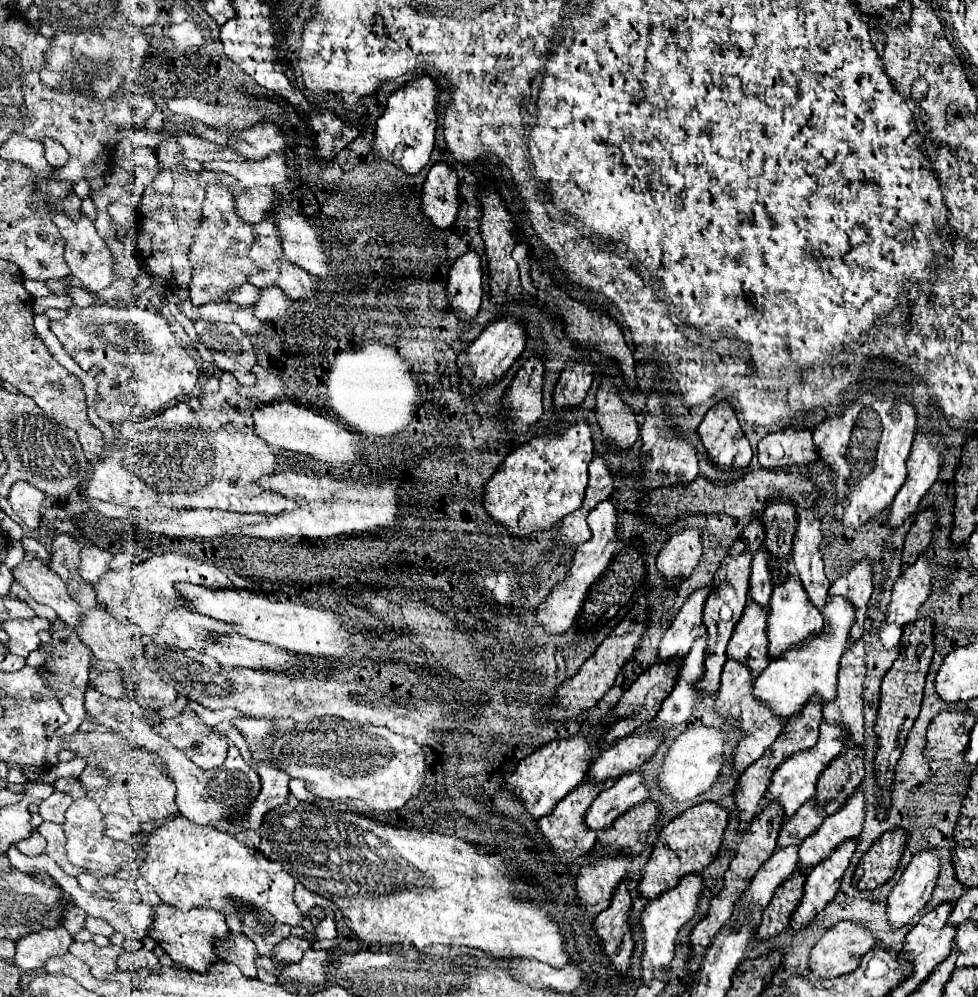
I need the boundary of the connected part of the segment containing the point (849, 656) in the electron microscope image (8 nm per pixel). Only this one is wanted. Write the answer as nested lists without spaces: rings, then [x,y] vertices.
[[[850,640],[840,660],[836,698],[822,706],[822,716],[830,724],[848,724],[852,740],[848,748],[862,744],[864,716],[862,716],[862,680],[864,680],[864,648],[862,640]]]

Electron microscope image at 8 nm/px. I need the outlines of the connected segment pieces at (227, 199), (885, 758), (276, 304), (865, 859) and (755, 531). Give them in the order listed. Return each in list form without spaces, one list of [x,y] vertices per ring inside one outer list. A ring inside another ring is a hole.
[[[210,184],[206,188],[202,214],[204,222],[196,230],[194,242],[190,246],[190,262],[194,264],[194,278],[188,292],[194,308],[200,308],[208,302],[226,302],[226,298],[232,294],[232,288],[246,284],[250,276],[262,272],[256,266],[256,262],[252,262],[248,256],[258,234],[252,224],[248,224],[236,214],[234,196],[226,186]]]
[[[916,620],[914,624],[908,624],[908,628],[904,628],[904,636],[900,640],[900,658],[894,662],[894,666],[888,670],[888,674],[882,680],[882,700],[880,700],[878,722],[876,722],[876,734],[878,734],[876,778],[878,778],[878,786],[882,786],[884,790],[890,790],[892,768],[896,766],[896,760],[900,758],[906,738],[916,722],[920,702],[922,702],[924,678],[928,674],[932,654],[934,654],[932,620]]]
[[[278,287],[260,288],[260,299],[255,303],[255,316],[260,320],[278,319],[288,314],[292,300]]]
[[[904,828],[888,830],[884,832],[870,850],[862,856],[856,872],[854,872],[854,884],[860,890],[874,890],[888,882],[902,858],[902,852],[906,848],[908,832]]]
[[[752,516],[752,520],[744,526],[742,536],[730,546],[724,562],[720,564],[720,570],[716,570],[714,582],[712,582],[712,594],[708,596],[708,602],[704,606],[704,624],[708,628],[708,648],[706,648],[706,676],[700,682],[700,688],[704,692],[716,692],[720,684],[720,672],[726,662],[726,646],[732,638],[732,632],[736,624],[740,622],[742,610],[746,606],[748,598],[748,580],[750,580],[750,564],[756,554],[756,550],[764,544],[764,524],[760,516]]]

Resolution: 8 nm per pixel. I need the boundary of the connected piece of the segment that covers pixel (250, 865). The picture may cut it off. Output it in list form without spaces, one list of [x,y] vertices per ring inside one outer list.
[[[180,814],[146,834],[144,848],[148,850],[148,856],[140,866],[140,876],[156,888],[156,894],[164,904],[174,906],[176,910],[214,908],[222,914],[240,916],[238,910],[252,904],[268,910],[284,924],[298,926],[300,922],[300,910],[292,898],[296,880],[282,864],[260,856],[256,848],[238,842],[226,832],[192,824],[192,820]]]

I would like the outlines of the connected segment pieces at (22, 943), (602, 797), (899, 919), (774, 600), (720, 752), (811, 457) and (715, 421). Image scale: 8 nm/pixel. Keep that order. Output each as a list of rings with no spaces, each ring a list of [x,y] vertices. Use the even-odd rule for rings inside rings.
[[[64,920],[56,928],[46,928],[18,940],[15,964],[23,970],[40,968],[52,956],[64,955],[72,944],[72,936],[64,926]]]
[[[634,770],[620,776],[612,788],[600,792],[584,816],[584,822],[592,830],[612,826],[612,822],[624,814],[628,808],[644,802],[648,798],[648,788],[644,786],[644,772]]]
[[[936,848],[918,852],[902,872],[896,888],[888,896],[886,914],[892,926],[908,924],[930,900],[940,874],[940,858]]]
[[[786,576],[784,582],[774,586],[772,598],[770,598],[770,616],[768,616],[768,640],[770,640],[770,658],[780,656],[784,650],[788,650],[794,644],[800,644],[804,638],[808,638],[814,632],[820,632],[820,626],[824,624],[820,610],[808,600],[808,594],[800,582],[798,576]]]
[[[694,726],[688,728],[684,734],[676,738],[670,750],[664,756],[662,774],[658,778],[660,788],[676,802],[690,800],[706,792],[718,778],[722,764],[724,764],[724,746],[728,744],[730,736],[724,730],[710,728],[710,726]]]
[[[786,426],[780,432],[768,434],[758,444],[758,462],[762,468],[790,466],[790,464],[810,464],[816,460],[816,446],[812,440],[812,430],[804,426]],[[780,448],[780,456],[772,456]]]
[[[720,400],[706,412],[698,428],[698,434],[712,462],[718,464],[720,468],[728,470],[750,464],[752,460],[750,442],[742,432],[736,412],[728,400]]]

